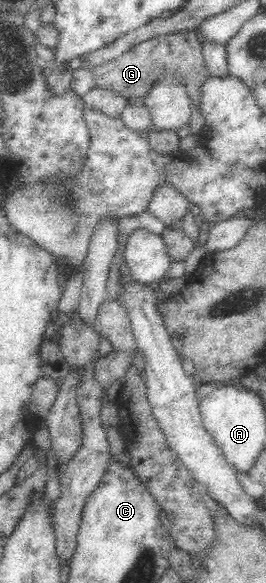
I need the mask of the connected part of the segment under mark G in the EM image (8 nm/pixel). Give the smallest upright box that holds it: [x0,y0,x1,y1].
[90,29,209,105]

